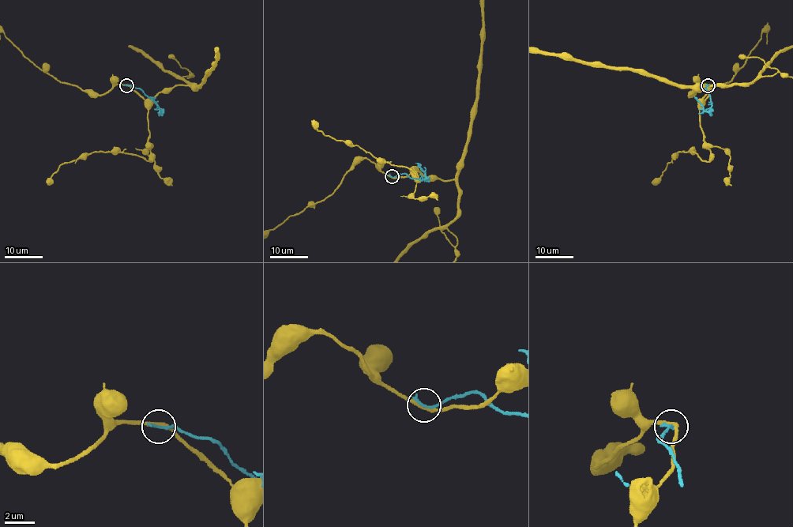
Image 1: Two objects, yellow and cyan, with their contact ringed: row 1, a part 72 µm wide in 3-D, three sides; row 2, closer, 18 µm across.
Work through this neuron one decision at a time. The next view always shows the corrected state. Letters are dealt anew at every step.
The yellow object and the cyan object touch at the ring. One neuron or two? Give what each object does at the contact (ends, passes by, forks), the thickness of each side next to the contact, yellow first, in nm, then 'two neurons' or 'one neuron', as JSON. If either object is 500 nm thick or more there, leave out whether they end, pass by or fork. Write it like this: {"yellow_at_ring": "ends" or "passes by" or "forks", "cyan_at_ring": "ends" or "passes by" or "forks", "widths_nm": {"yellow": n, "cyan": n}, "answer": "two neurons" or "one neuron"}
{"yellow_at_ring": "passes by", "cyan_at_ring": "ends", "widths_nm": {"yellow": 240, "cyan": 240}, "answer": "two neurons"}

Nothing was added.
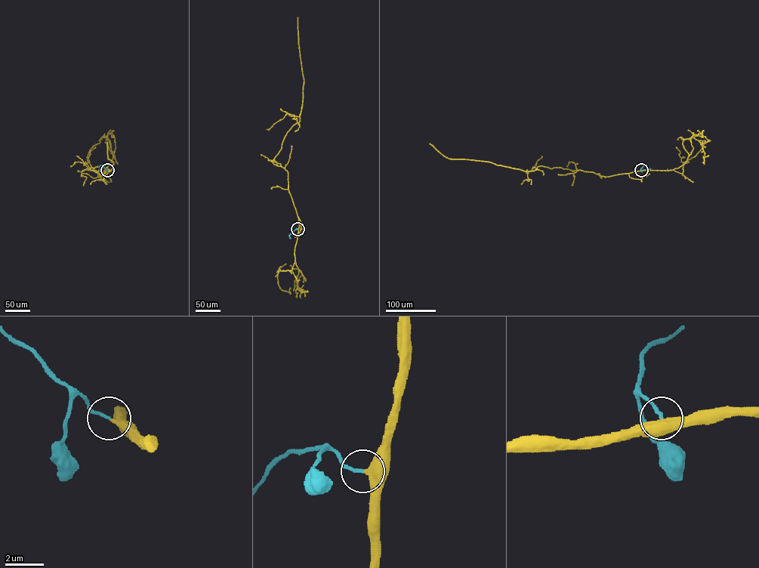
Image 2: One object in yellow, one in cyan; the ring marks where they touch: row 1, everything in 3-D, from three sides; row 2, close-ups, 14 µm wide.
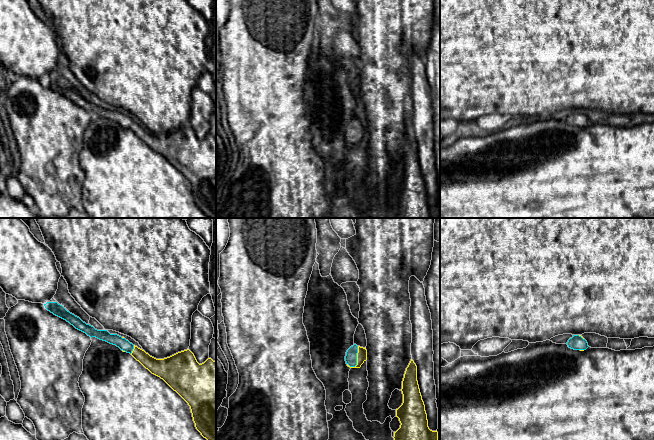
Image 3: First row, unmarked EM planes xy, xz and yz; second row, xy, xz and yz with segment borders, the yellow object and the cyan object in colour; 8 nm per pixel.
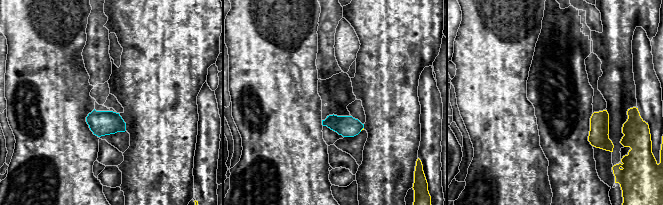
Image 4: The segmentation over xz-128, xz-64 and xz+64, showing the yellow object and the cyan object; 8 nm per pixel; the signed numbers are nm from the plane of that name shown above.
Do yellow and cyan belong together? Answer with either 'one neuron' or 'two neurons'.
one neuron

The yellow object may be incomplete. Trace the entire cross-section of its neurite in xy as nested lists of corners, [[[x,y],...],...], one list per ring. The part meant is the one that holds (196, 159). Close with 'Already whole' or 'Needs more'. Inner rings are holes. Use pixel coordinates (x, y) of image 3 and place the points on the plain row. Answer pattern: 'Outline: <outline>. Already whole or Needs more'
Outline: [[[47,78],[45,84],[66,96],[88,112],[116,121],[130,129],[152,150],[163,155],[190,182],[196,205],[209,218],[216,218],[216,138],[208,134],[199,140],[189,126],[164,135],[156,135],[130,119],[124,113],[97,106],[67,87],[57,78]]]. Needs more

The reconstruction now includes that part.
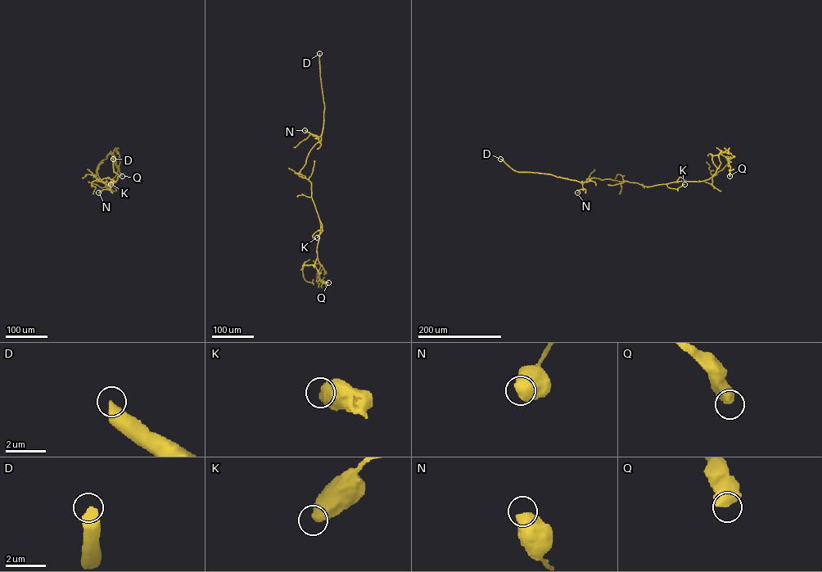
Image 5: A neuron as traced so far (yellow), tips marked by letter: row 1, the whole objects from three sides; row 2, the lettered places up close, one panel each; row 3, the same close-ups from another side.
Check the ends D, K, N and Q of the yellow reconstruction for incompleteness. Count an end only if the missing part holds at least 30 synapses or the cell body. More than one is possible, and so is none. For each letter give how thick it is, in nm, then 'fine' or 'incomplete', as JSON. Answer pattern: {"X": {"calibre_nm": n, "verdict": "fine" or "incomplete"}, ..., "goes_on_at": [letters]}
{"D": {"calibre_nm": 550, "verdict": "incomplete"}, "K": {"calibre_nm": 650, "verdict": "fine"}, "N": {"calibre_nm": 650, "verdict": "fine"}, "Q": {"calibre_nm": 650, "verdict": "fine"}, "goes_on_at": ["D"]}

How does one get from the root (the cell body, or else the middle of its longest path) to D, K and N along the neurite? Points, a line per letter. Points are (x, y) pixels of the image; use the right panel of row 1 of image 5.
D: (629, 182), (593, 177), (587, 182), (580, 182), (550, 174), (517, 172), (500, 159)
K: (629, 182), (649, 186), (666, 184), (668, 187), (675, 189), (684, 184)
N: (629, 182), (592, 177), (584, 182), (583, 190), (580, 189), (577, 192)

